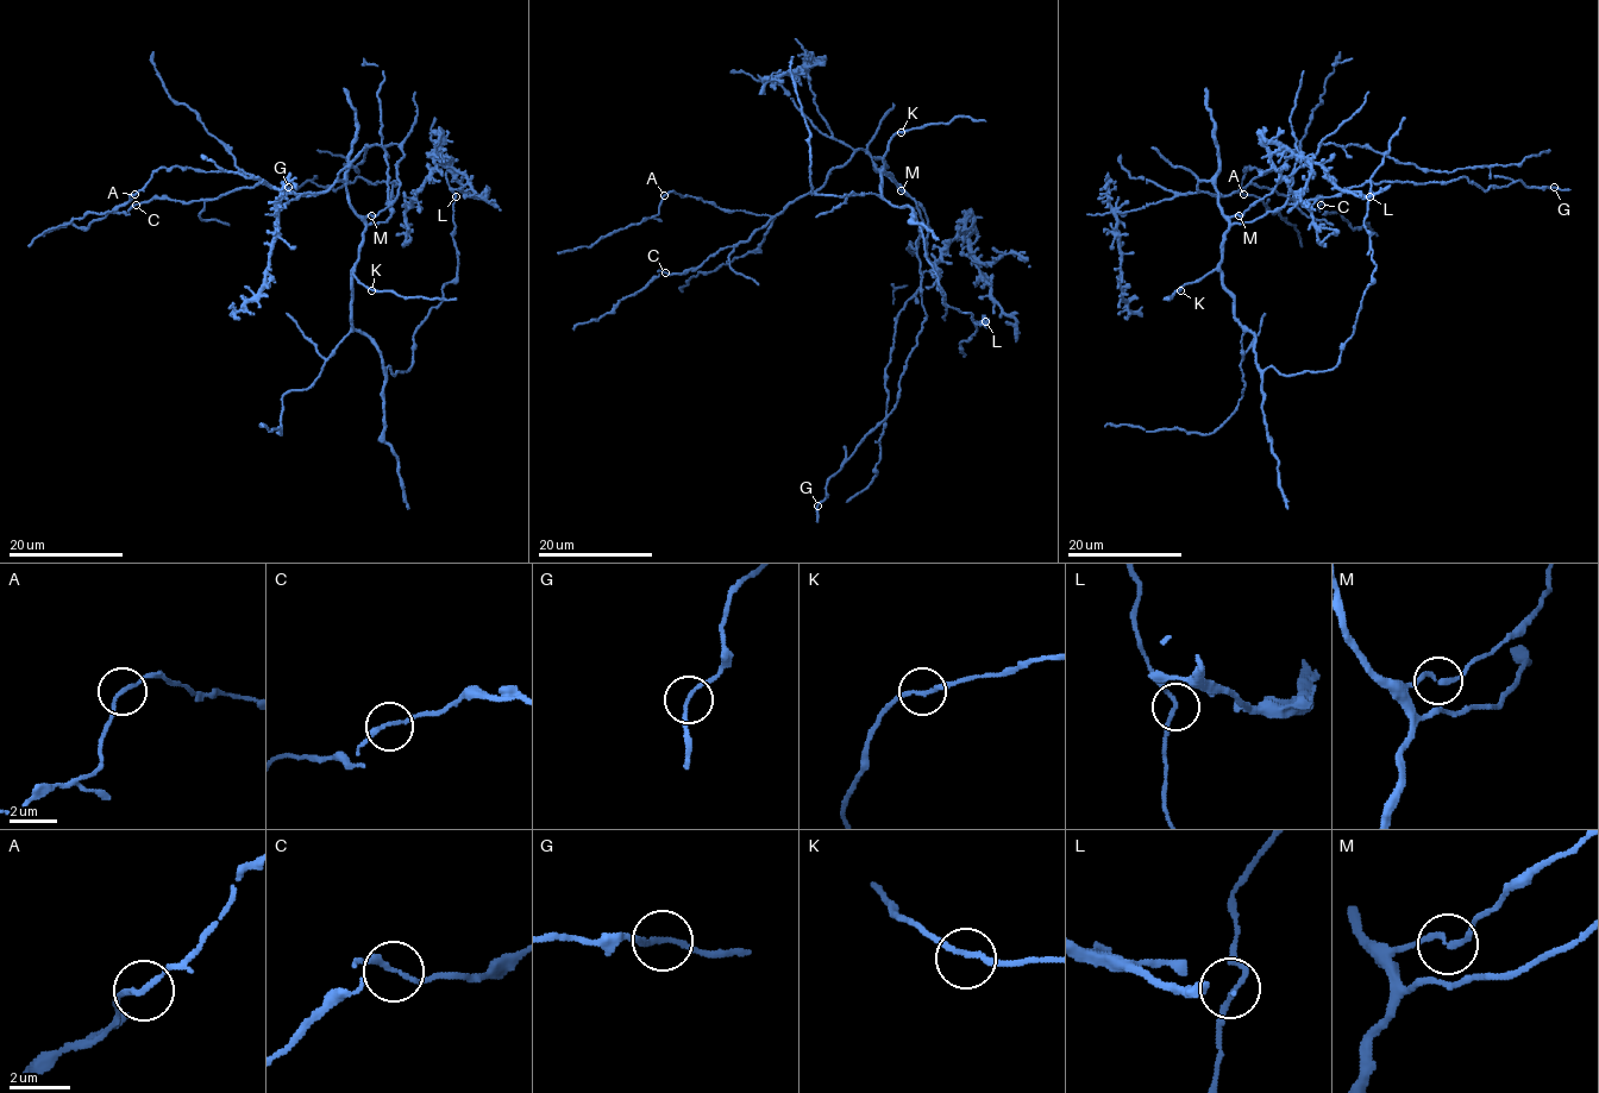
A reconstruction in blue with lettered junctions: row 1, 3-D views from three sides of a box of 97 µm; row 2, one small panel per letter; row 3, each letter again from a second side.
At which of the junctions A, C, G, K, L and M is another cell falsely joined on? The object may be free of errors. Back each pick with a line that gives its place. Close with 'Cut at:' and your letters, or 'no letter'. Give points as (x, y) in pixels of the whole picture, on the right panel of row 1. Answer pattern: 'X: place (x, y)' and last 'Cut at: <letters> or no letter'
Cut at: no letter

